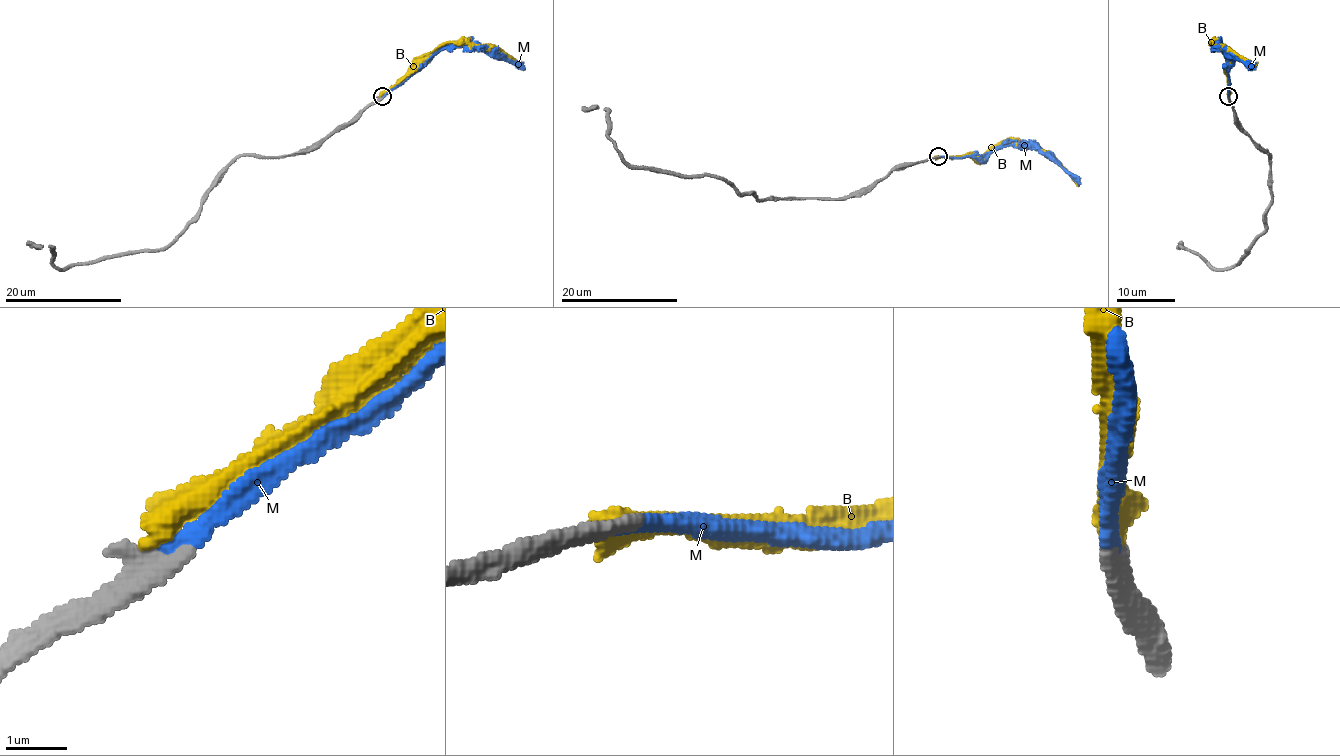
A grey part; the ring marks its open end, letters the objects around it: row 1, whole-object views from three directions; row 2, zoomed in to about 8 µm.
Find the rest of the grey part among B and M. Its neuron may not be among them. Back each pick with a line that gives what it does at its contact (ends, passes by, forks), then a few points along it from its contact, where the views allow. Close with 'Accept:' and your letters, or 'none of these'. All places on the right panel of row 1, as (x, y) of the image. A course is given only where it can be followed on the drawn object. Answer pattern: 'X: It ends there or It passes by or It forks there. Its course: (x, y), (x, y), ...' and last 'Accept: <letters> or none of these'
M: It ends there. Its course: (1229, 98), (1228, 58), (1217, 47), (1223, 47), (1255, 70)
Accept: M

